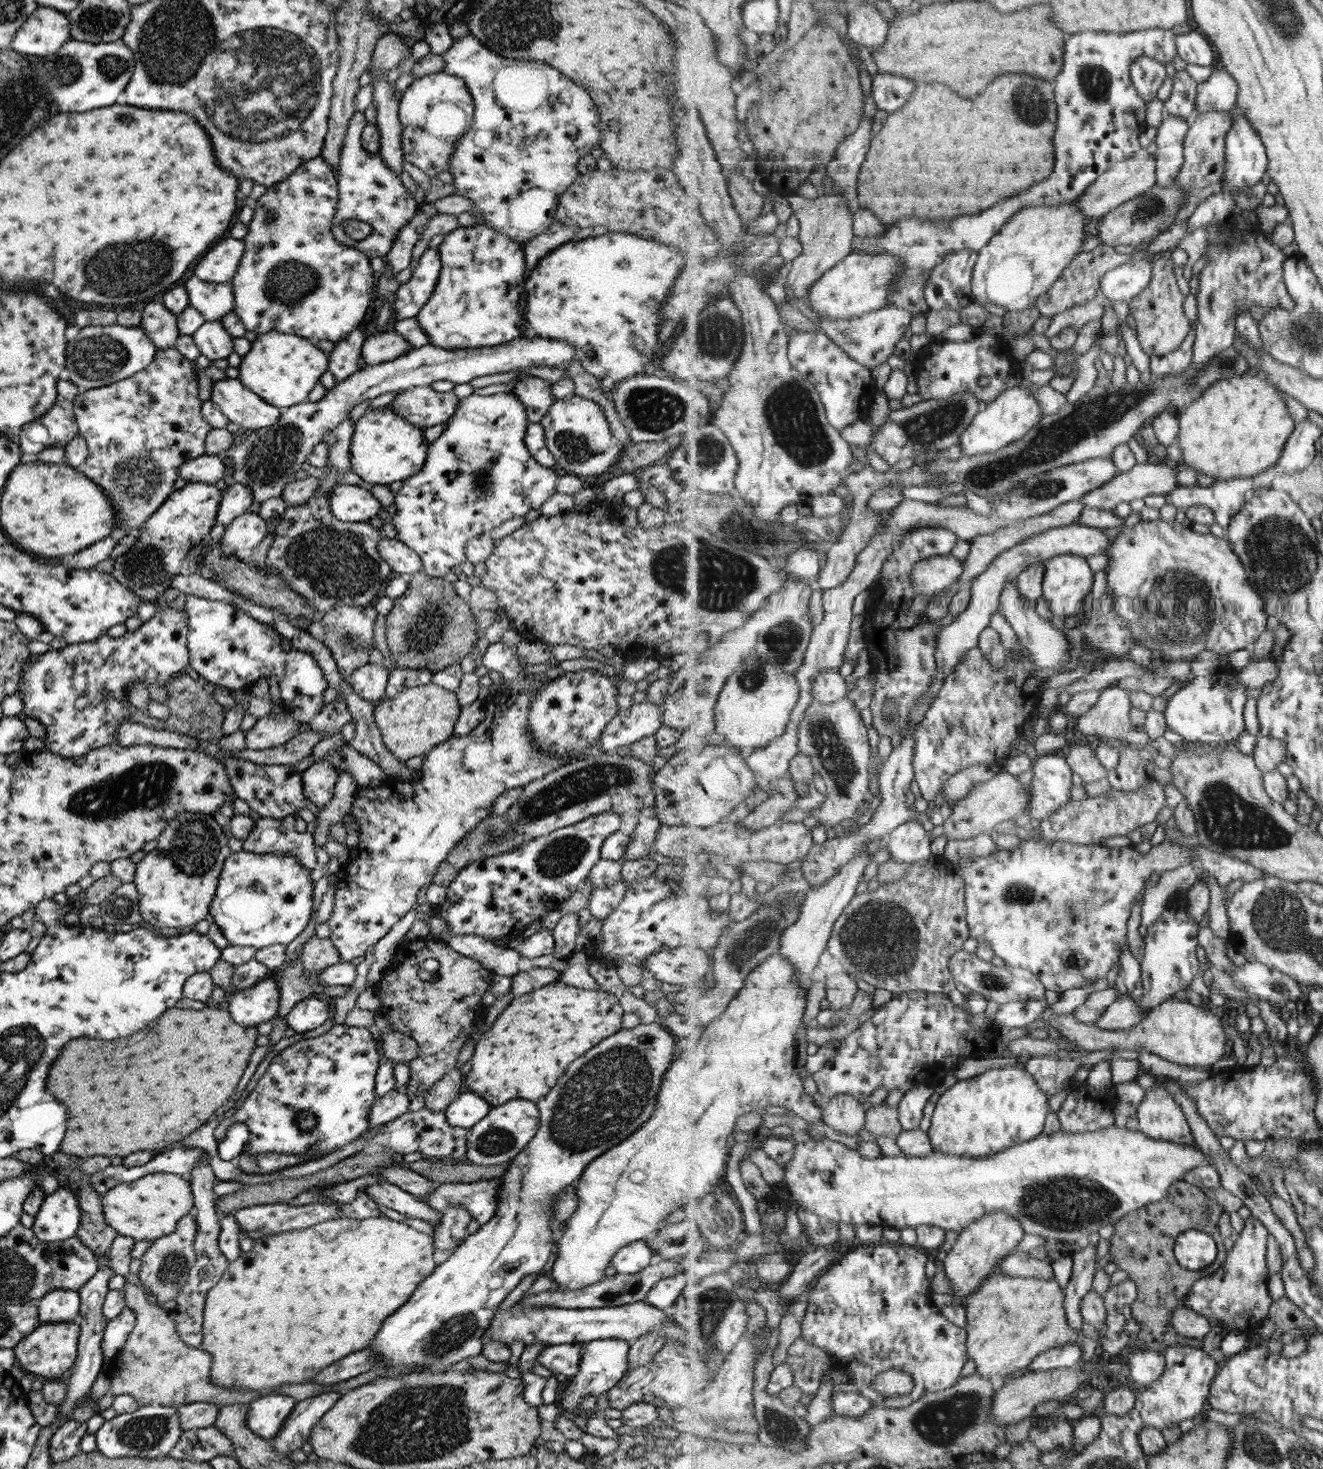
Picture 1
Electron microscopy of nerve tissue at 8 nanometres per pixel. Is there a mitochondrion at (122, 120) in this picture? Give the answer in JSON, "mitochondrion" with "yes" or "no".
{"mitochondrion":"yes"}

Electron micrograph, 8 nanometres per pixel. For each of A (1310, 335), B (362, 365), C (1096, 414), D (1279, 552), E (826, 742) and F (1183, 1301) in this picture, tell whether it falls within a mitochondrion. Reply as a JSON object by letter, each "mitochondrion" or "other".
{"A":"mitochondrion","B":"other","C":"mitochondrion","D":"mitochondrion","E":"mitochondrion","F":"other"}

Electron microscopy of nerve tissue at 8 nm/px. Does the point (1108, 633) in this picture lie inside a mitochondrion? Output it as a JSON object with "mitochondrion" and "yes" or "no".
{"mitochondrion":"yes"}

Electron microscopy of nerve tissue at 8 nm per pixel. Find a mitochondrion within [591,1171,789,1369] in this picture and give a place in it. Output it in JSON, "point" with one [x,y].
{"point":[715,1303]}

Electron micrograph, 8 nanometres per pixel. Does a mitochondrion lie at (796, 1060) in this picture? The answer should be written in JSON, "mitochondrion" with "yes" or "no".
{"mitochondrion":"no"}

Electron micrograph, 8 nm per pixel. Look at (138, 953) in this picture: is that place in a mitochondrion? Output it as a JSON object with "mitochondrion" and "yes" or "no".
{"mitochondrion":"no"}

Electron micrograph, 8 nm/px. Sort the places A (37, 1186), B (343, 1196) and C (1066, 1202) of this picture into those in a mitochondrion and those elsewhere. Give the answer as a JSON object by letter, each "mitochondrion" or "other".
{"A":"other","B":"other","C":"mitochondrion"}

